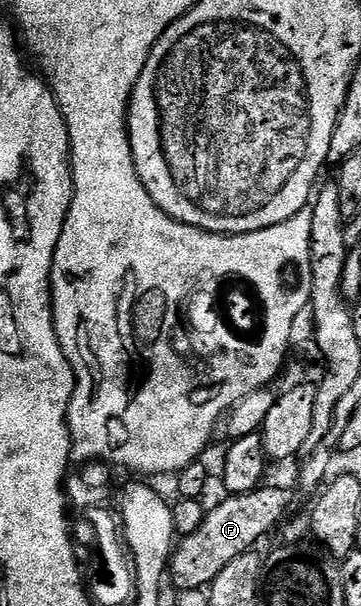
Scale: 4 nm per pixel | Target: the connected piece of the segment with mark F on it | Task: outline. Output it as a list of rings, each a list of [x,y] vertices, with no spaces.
[[[266,488],[227,496],[227,501],[220,502],[215,509],[207,512],[199,530],[177,542],[168,566],[169,580],[174,580],[176,588],[205,590],[214,582],[216,575],[232,563],[232,559],[251,552],[257,541],[264,540],[285,519],[286,512],[294,505],[293,495],[286,489]]]

